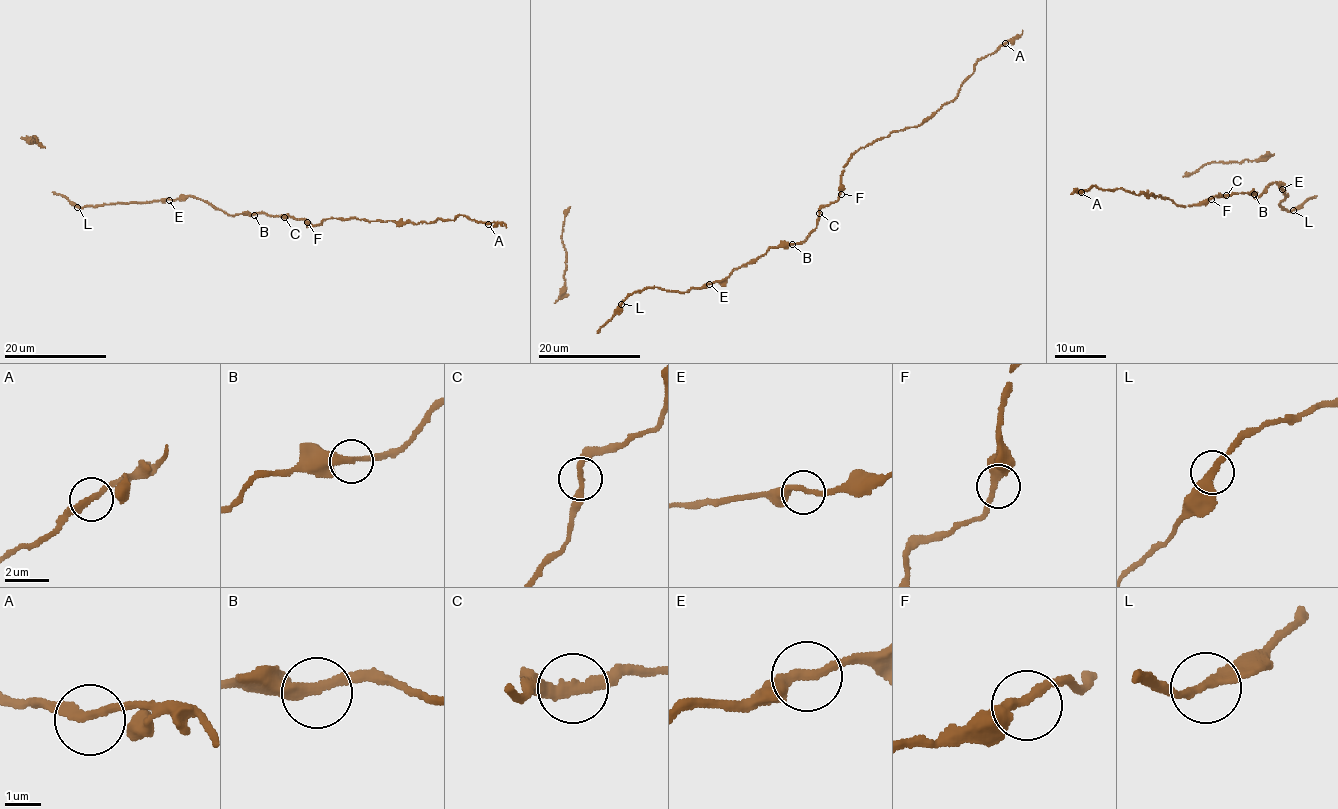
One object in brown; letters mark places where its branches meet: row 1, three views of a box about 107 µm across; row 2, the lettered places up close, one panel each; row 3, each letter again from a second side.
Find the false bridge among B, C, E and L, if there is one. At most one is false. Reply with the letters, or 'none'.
none

